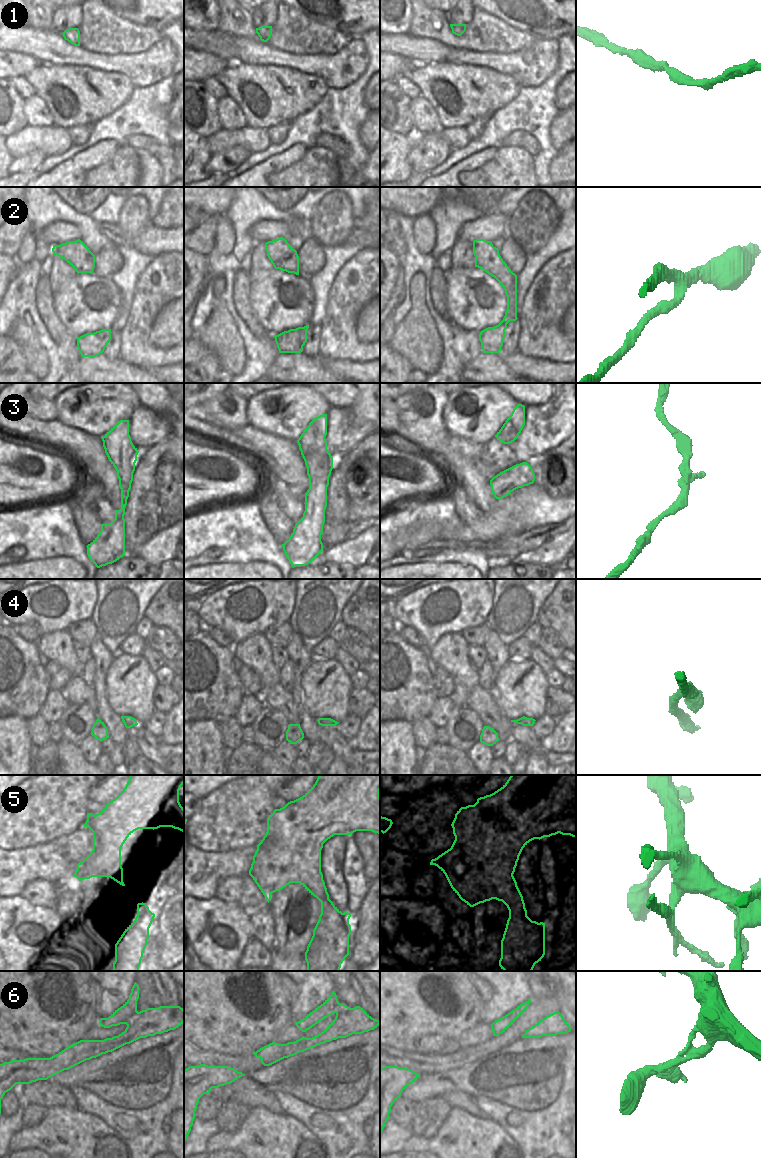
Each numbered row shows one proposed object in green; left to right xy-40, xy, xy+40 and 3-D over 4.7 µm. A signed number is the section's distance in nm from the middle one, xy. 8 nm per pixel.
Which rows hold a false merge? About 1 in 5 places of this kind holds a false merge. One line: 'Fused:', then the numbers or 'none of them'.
Fused: 5

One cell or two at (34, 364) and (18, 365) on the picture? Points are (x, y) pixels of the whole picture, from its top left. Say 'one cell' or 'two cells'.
two cells

